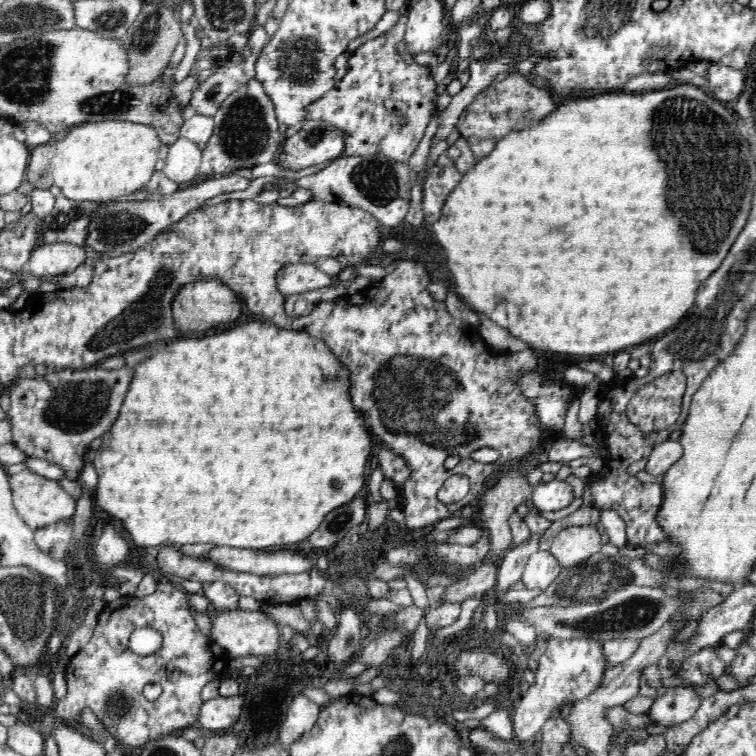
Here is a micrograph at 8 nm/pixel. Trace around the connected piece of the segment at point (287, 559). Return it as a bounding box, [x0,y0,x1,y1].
[204,546,315,575]

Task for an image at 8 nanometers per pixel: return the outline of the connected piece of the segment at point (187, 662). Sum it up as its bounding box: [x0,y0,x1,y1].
[54,579,230,752]

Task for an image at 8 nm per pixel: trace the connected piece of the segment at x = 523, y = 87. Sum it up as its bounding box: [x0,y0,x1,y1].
[455,72,556,161]

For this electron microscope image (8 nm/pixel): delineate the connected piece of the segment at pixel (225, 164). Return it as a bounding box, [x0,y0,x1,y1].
[193,80,282,184]

